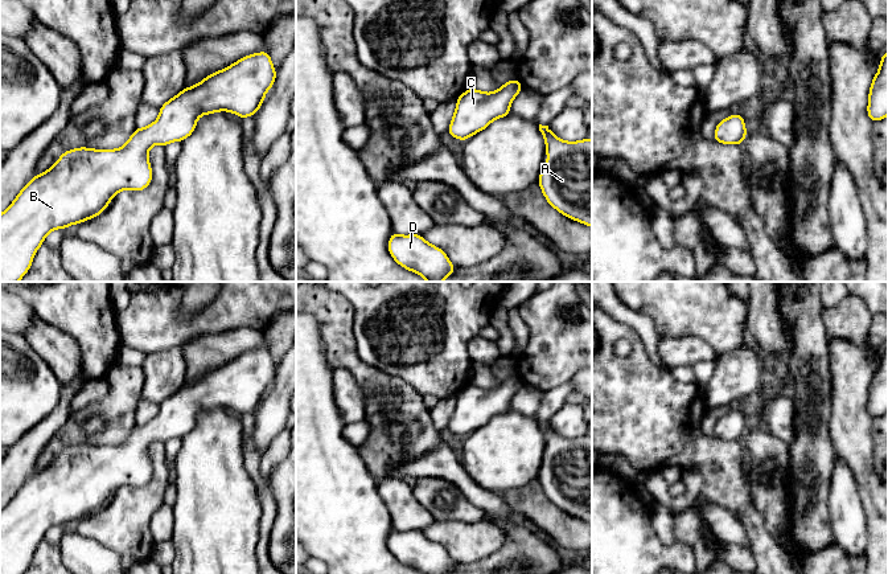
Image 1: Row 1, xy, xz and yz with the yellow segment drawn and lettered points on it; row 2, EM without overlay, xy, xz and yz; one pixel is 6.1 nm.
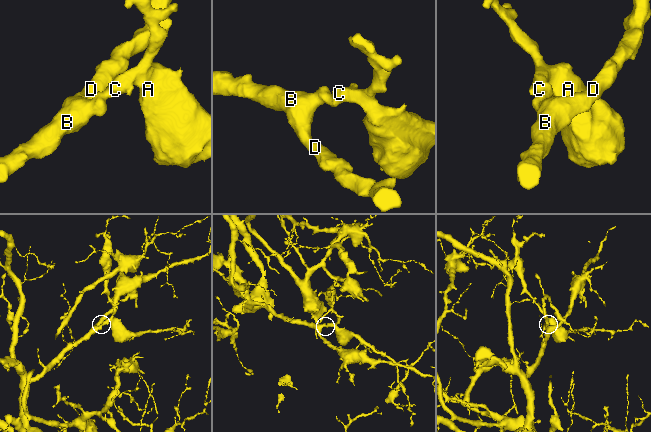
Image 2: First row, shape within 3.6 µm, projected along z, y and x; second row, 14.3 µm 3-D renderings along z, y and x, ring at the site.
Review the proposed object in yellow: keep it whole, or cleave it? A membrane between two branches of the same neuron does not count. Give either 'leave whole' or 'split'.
leave whole

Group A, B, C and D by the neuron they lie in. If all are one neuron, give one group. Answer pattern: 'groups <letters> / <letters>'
groups A B C D

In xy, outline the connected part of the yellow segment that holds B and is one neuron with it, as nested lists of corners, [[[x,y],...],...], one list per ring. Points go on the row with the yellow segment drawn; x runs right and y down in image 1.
[[[267,50],[254,53],[207,75],[196,86],[181,90],[160,107],[159,118],[136,128],[118,149],[74,148],[66,151],[46,172],[36,175],[0,214],[0,282],[18,282],[30,268],[45,237],[54,229],[66,229],[99,216],[120,190],[140,192],[152,181],[148,151],[155,144],[182,142],[193,134],[201,115],[230,111],[240,119],[255,115],[266,93],[276,79]]]

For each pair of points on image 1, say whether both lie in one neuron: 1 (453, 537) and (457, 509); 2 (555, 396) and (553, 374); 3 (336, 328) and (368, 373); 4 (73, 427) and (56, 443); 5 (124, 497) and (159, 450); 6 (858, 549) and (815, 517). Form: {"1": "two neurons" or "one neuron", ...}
{"1": "two neurons", "2": "two neurons", "3": "one neuron", "4": "one neuron", "5": "one neuron", "6": "two neurons"}

